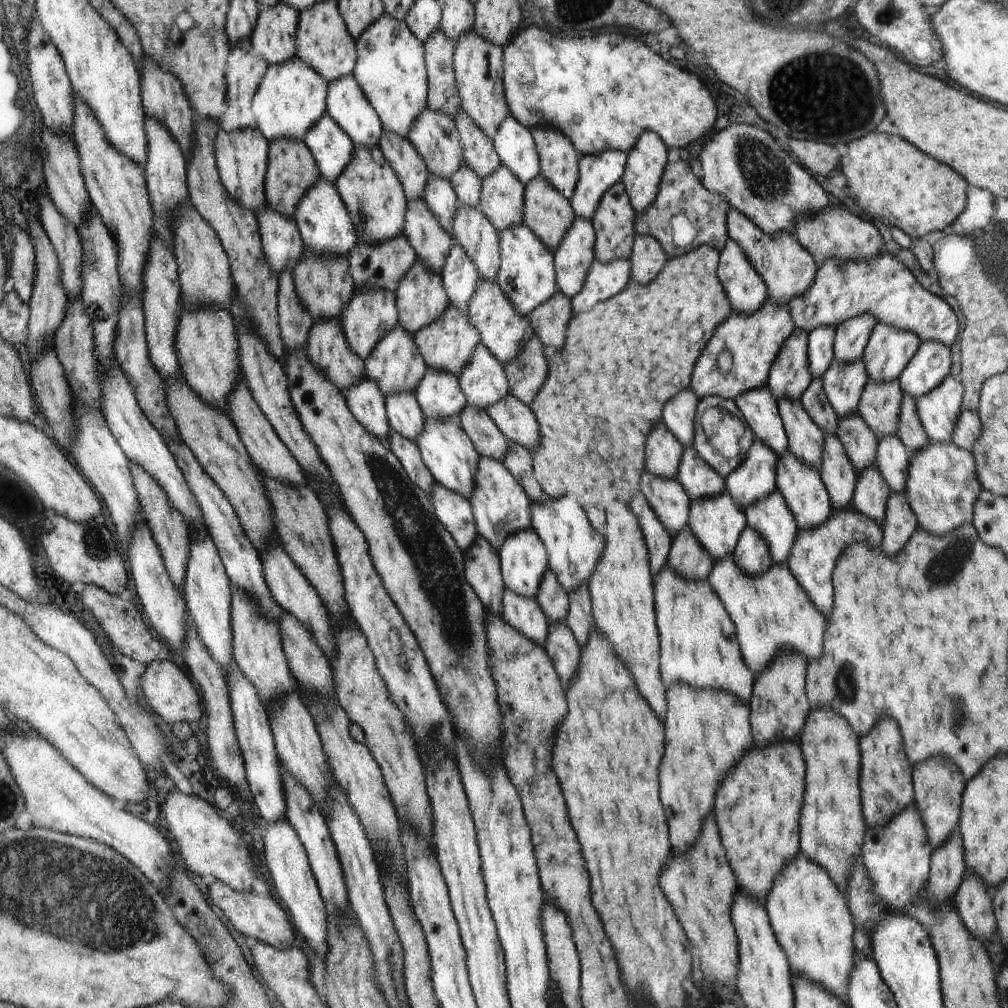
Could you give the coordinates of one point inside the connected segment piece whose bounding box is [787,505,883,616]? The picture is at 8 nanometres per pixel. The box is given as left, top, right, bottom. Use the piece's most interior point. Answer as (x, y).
(813, 554)

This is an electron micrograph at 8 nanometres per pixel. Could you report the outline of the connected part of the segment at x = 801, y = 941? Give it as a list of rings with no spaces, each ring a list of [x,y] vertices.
[[[806,856],[788,864],[784,880],[780,880],[780,884],[776,884],[776,892],[768,896],[768,916],[772,916],[772,928],[776,928],[780,944],[784,944],[792,970],[798,975],[802,968],[800,975],[805,979],[819,982],[842,998],[846,998],[846,988],[850,986],[850,974],[856,960],[856,920],[850,912],[846,898],[828,872]]]

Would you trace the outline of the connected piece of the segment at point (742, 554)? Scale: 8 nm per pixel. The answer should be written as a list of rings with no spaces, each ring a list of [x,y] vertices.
[[[748,526],[742,531],[732,556],[735,563],[752,576],[763,573],[773,564],[768,543]]]

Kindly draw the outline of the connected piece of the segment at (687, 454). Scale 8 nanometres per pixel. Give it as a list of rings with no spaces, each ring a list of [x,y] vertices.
[[[683,447],[683,458],[677,477],[692,499],[707,499],[726,488],[726,480],[692,447]]]

